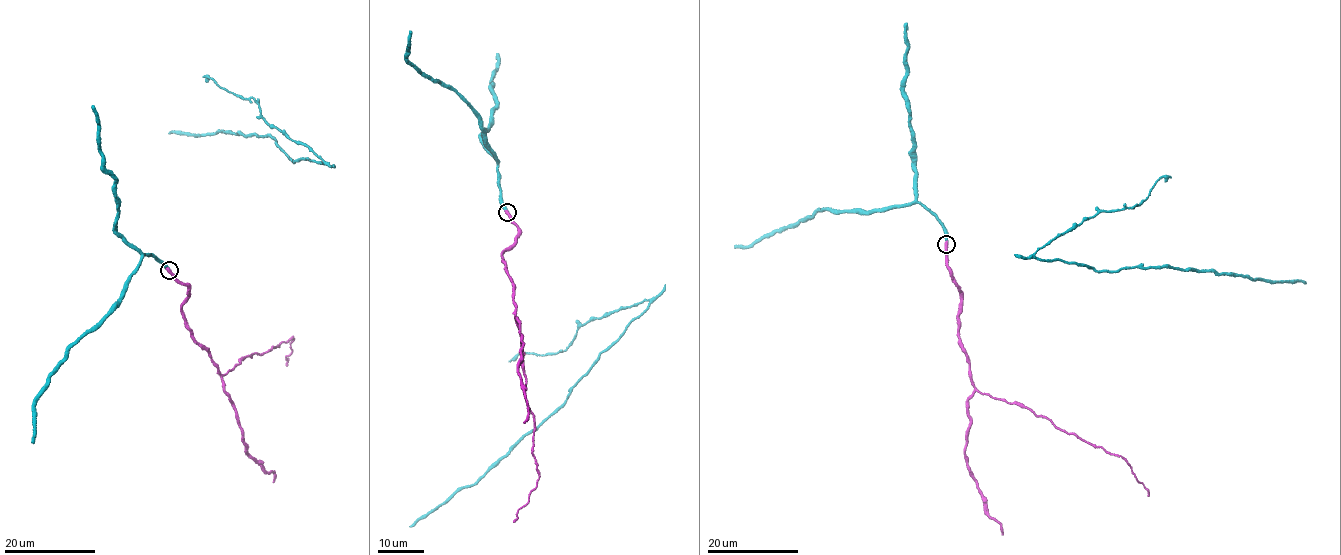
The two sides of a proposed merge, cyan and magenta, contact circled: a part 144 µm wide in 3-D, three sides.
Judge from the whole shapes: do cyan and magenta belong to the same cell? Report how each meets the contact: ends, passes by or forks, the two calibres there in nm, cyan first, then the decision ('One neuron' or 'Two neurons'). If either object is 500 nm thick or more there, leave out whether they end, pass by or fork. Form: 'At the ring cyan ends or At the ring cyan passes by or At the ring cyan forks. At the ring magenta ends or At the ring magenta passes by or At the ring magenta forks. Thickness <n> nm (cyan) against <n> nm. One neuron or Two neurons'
Thickness 280 nm (cyan) against 600 nm. One neuron

